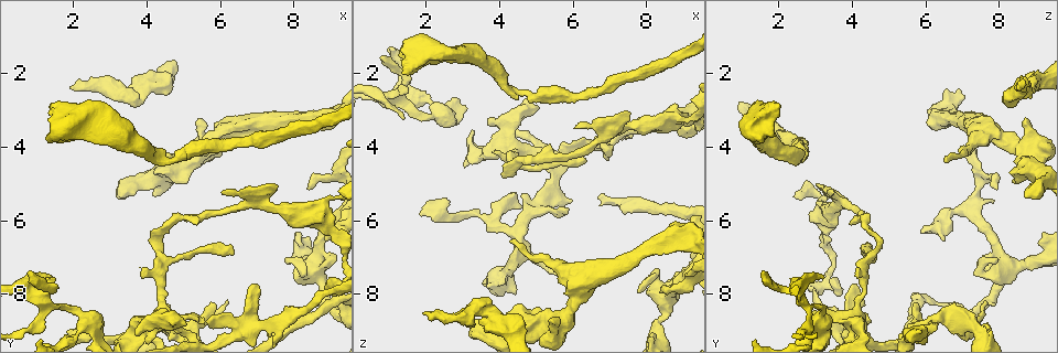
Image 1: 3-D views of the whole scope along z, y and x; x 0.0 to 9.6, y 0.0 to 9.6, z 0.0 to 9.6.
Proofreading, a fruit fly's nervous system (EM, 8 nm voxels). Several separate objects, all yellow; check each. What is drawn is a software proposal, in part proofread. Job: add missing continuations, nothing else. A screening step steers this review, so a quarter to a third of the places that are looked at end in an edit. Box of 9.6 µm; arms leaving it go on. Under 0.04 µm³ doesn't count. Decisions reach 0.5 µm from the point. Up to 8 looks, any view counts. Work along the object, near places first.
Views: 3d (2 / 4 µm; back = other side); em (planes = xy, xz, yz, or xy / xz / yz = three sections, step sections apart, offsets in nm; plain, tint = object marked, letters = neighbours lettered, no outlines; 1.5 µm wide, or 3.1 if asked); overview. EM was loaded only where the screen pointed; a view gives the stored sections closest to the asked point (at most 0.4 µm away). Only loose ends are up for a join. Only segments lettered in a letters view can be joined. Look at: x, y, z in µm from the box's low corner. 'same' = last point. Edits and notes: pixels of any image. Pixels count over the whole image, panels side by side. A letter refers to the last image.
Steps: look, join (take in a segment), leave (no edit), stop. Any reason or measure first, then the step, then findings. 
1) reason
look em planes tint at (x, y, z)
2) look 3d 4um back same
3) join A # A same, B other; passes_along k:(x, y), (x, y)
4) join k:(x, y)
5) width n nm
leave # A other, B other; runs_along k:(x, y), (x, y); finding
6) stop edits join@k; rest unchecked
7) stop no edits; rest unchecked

an open end
look 3d 4um back at (1.95, 2.45, 8.55)

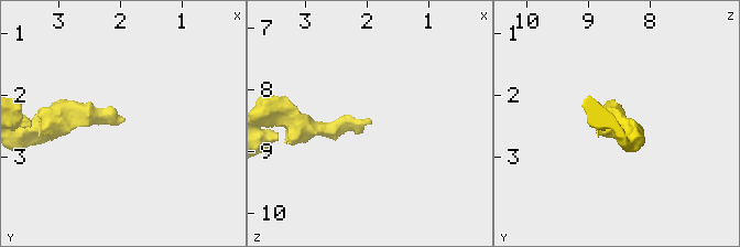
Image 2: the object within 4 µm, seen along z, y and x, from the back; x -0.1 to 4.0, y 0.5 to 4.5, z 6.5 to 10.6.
look em yz step 8 letters at (1.95, 2.40, 8.45)

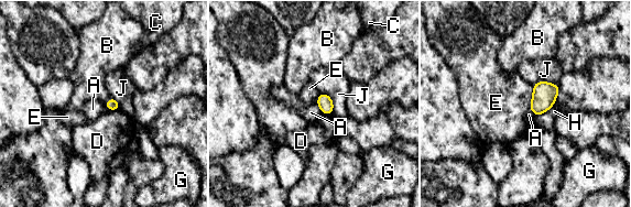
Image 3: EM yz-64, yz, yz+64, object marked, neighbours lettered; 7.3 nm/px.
leave # A other, B other, C other, D other, E other, G other, H other, J other; border 3:(316, 102), (323, 113); no lettered segment goes on from it

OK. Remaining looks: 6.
branch stops here
look em planes letters at (5.75, 8.25, 5.75)

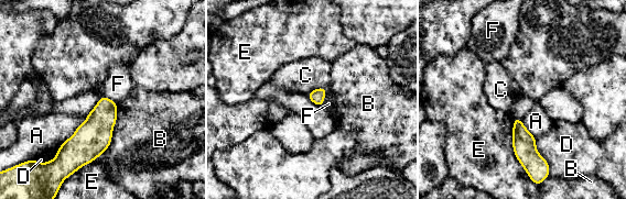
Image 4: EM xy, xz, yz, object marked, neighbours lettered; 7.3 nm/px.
leave # A other, B other, C other, D other, E other, F other; none of them fits

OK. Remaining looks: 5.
branch stops here
look 3d 2um at (1.30, 2.90, 1.95)

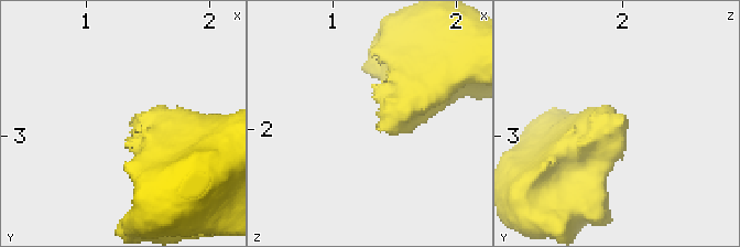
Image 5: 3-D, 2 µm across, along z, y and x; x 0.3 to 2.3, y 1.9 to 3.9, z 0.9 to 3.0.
need the tissue
look em planes letters at (1.36, 2.84, 2.00)

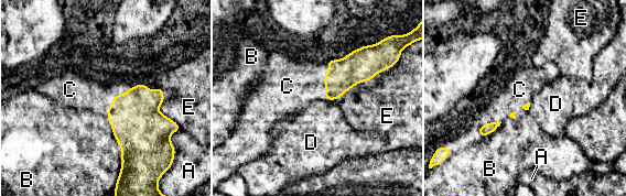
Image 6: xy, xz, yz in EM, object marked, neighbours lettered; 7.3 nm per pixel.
join C # A other, B other, C same, D other, E other; passes_along 6:(355, 67), (324, 82), (290, 85); it goes on there

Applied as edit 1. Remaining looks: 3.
stop edits join@6; rest unchecked

